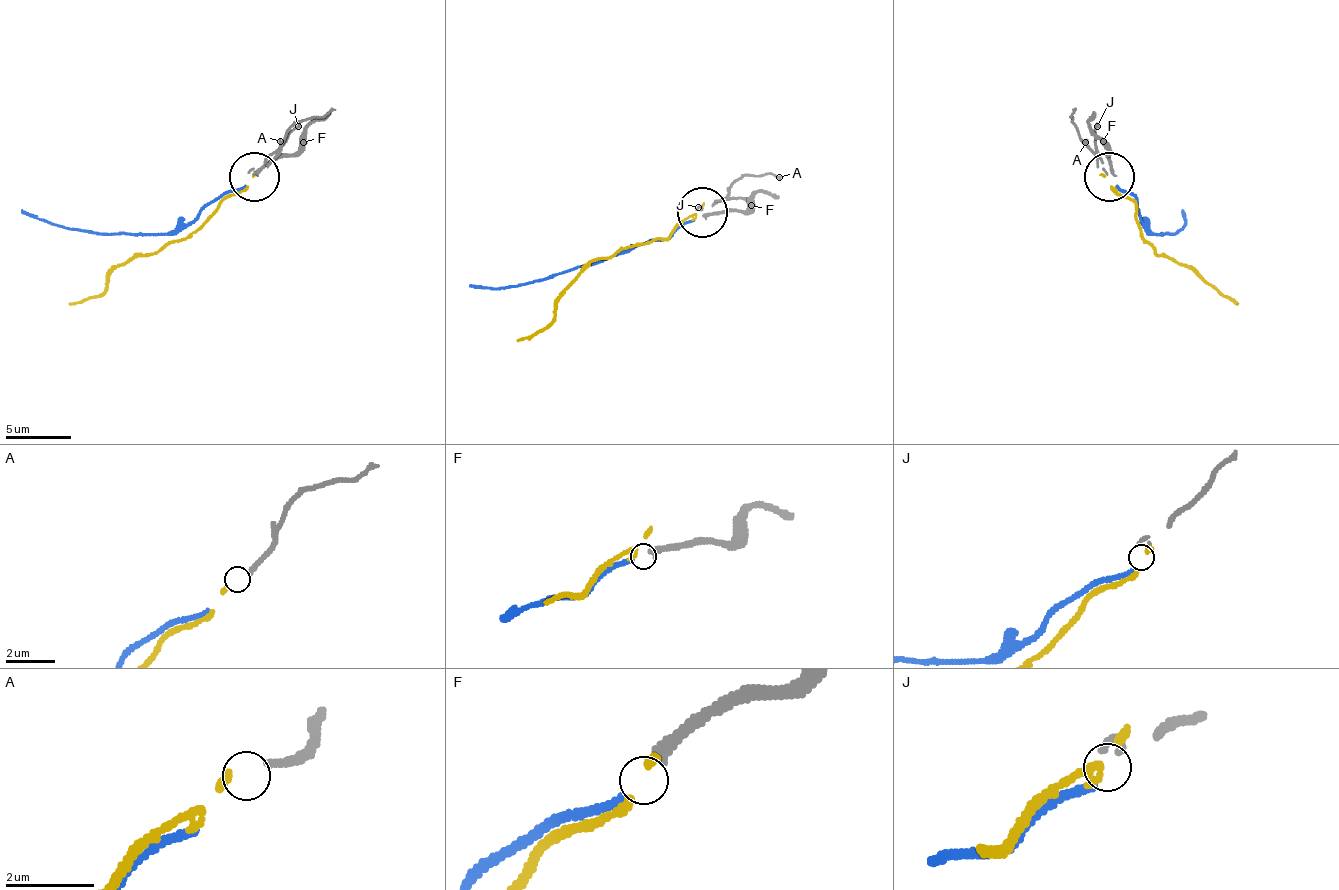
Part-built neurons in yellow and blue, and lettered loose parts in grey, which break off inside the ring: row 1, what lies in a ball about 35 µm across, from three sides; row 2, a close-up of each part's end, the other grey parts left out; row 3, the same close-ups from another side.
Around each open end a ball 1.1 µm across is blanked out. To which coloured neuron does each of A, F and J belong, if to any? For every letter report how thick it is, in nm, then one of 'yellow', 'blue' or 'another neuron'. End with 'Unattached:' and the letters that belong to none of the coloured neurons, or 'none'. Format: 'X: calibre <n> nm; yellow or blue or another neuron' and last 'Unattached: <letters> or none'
A: calibre 180 nm; yellow
F: calibre 280 nm; another neuron
J: calibre 140 nm; blue
Unattached: F

